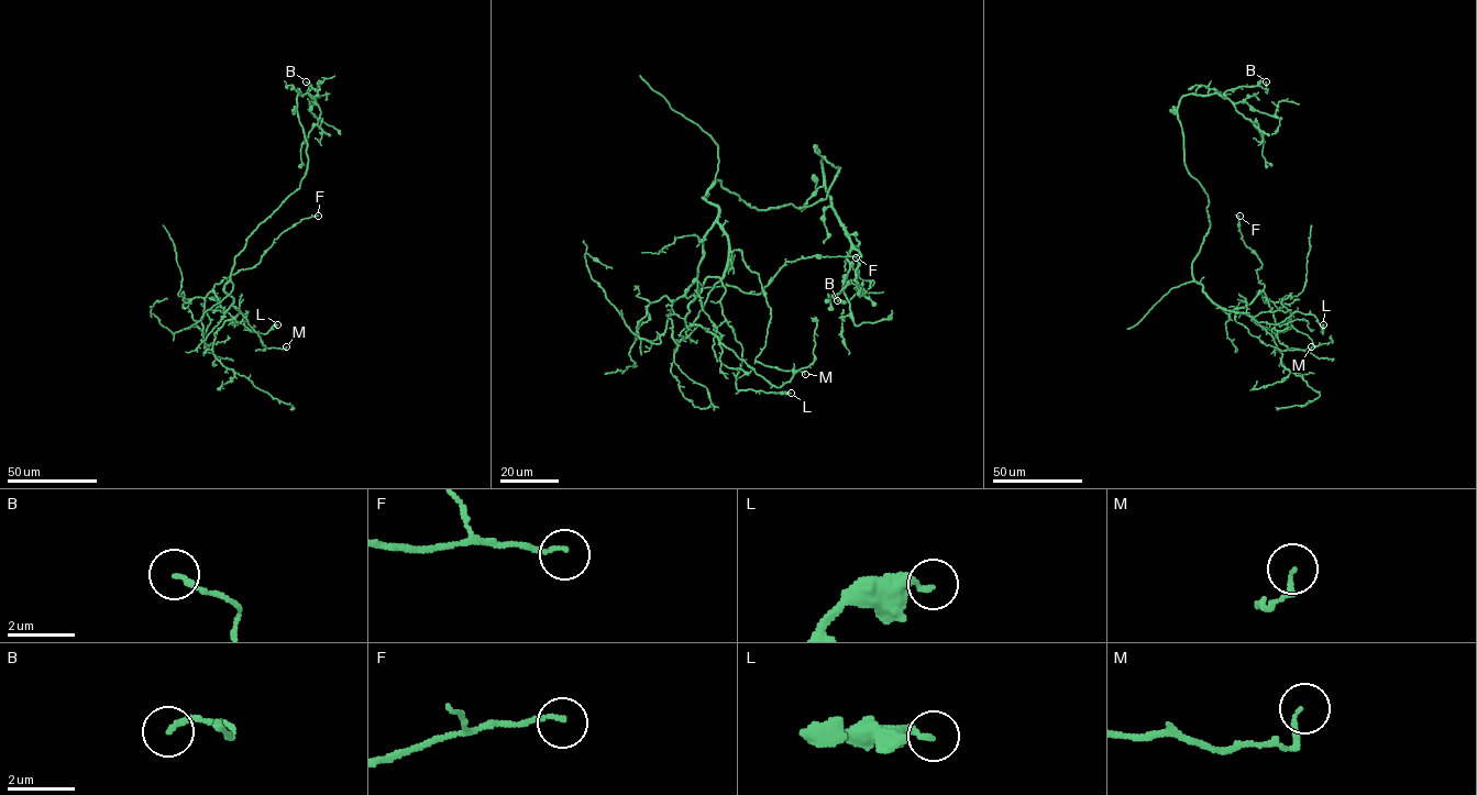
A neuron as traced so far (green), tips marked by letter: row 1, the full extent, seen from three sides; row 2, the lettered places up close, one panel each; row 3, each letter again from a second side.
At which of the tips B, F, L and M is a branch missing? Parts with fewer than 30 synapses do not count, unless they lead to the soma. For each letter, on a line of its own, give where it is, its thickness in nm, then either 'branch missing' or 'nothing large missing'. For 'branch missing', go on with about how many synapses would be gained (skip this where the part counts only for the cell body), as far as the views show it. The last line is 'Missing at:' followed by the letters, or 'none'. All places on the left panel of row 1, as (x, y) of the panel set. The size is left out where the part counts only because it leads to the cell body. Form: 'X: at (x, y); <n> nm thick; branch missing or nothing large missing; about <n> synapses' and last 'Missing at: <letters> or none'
B: at (306, 81); 160 nm thick; nothing large missing
F: at (318, 216); 100 nm thick; nothing large missing
L: at (277, 324); 220 nm thick; nothing large missing
M: at (286, 346); 120 nm thick; nothing large missing
Missing at: none

